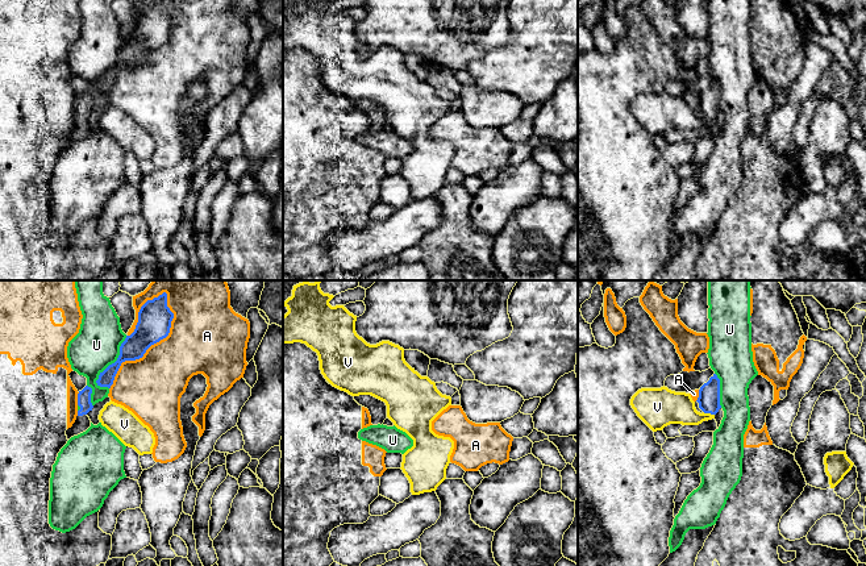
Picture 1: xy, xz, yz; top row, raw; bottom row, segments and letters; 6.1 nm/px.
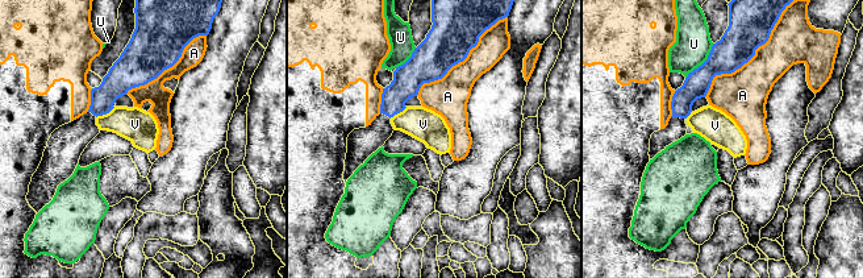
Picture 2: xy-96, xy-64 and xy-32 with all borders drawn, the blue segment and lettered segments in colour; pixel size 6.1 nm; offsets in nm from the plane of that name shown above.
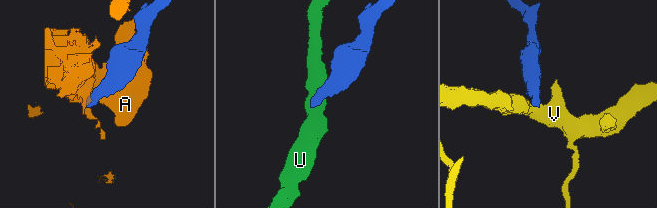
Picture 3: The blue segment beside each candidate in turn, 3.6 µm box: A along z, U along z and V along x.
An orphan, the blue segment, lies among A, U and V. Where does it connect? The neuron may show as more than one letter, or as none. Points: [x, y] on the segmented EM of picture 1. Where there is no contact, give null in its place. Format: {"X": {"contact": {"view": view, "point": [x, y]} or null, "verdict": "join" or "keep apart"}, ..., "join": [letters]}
{"A": {"contact": {"view": "xy", "point": [153, 344]}, "verdict": "keep apart"}, "U": {"contact": {"view": "xy", "point": [115, 362]}, "verdict": "keep apart"}, "V": {"contact": {"view": "yz", "point": [708, 412]}, "verdict": "keep apart"}, "join": []}

